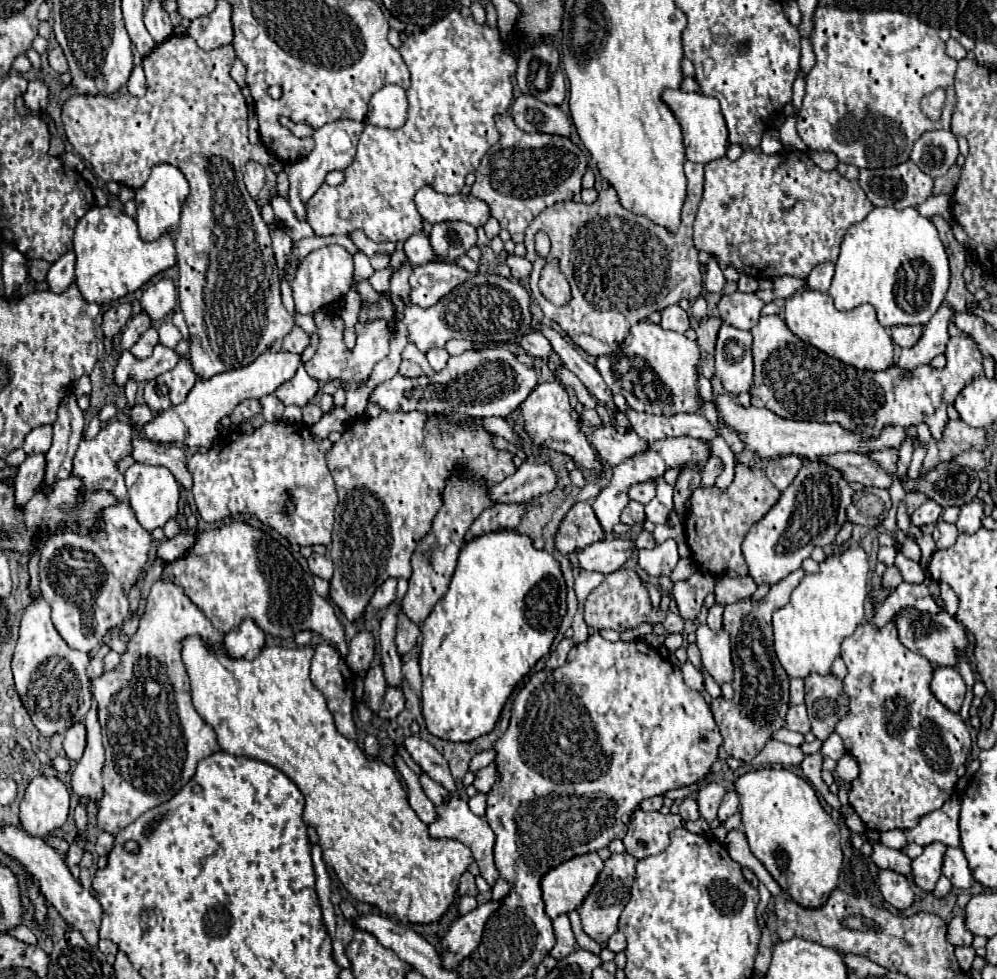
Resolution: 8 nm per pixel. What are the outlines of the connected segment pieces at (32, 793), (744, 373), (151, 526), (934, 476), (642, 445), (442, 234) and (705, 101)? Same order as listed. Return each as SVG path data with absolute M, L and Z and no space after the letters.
M37 776L29 782L19 808L21 826L43 838L67 822L69 790L55 776Z
M723 324L717 338L717 354L715 354L717 380L721 380L725 392L739 396L741 392L749 392L753 384L753 358L751 358L751 332L735 330L733 326Z
M135 462L127 472L125 472L125 486L127 486L127 494L129 494L129 504L135 512L137 522L147 530L155 530L155 528L163 528L167 520L175 518L179 512L179 484L175 480L175 476L163 468L163 466L143 466L139 462Z
M955 460L943 462L937 468L925 470L919 478L903 478L905 492L921 492L943 508L965 506L979 492L979 476Z
M597 404L595 410L603 418L603 426L599 426L599 430L593 432L591 442L603 460L617 466L627 458L641 454L649 448L649 442L639 438L635 432L619 434L611 424L611 410L605 404Z
M439 222L433 224L429 240L435 260L455 264L463 254L467 254L469 248L477 244L477 232L467 222Z
M667 90L667 92L663 92L663 100L673 110L673 114L677 116L677 120L683 128L687 160L707 164L711 160L717 160L717 158L725 156L725 152L729 148L729 134L727 134L725 118L721 114L717 98L697 94L697 92L689 94L689 92L683 92L683 90Z

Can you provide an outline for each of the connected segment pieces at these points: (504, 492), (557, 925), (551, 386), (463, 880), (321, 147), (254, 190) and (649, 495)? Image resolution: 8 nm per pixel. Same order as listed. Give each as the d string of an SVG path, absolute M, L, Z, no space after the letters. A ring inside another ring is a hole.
M523 462L513 476L507 476L503 482L491 486L487 496L499 504L519 504L535 498L535 494L545 494L555 488L555 472L549 464L531 464Z
M561 914L559 918L553 920L553 928L555 928L557 944L553 946L553 950L549 954L553 958L561 960L561 958L569 956L577 948L577 942L575 942L575 936L573 936L573 930L571 930L571 924L569 924L569 918L565 914Z
M543 382L537 384L531 394L519 404L519 412L521 412L521 428L529 434L531 442L535 446L547 446L555 452L561 452L565 456L569 456L577 466L587 468L587 470L597 470L597 458L595 458L595 450L589 444L587 436L583 432L579 432L579 422L571 418L571 406L569 406L569 396L563 390L563 386L559 386L559 382Z
M464 873L460 878L457 894L460 896L477 896L478 889L475 884L475 878L470 873Z
M339 120L339 122L331 122L331 124L323 126L323 128L319 128L313 134L313 138L315 138L313 152L307 158L303 158L303 160L291 164L289 168L285 168L285 172L289 176L289 204L291 204L291 208L293 208L293 212L295 212L295 216L299 220L305 220L305 216L307 216L305 204L321 188L321 184L325 182L327 172L331 172L331 170L345 170L353 162L355 148L357 148L359 136L363 132L363 126L365 126L363 122Z
M247 162L245 168L245 186L249 194L257 200L259 190L265 186L265 168L259 162Z
M651 482L633 484L633 486L629 486L627 496L629 496L631 500L637 500L637 502L641 502L641 504L647 504L649 500L655 498L655 486L653 486Z

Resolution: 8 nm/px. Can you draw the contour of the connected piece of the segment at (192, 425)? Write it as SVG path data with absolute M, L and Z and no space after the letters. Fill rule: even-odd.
M283 350L275 354L265 352L245 368L231 370L227 374L217 374L207 382L197 380L181 404L155 414L153 420L137 432L137 436L143 440L161 442L161 444L177 442L189 448L211 448L213 442L217 440L217 434L219 434L217 426L223 416L229 416L233 408L247 398L263 398L267 394L273 394L283 382L295 376L295 370L299 368L299 364L301 364L301 356L297 354L287 354Z

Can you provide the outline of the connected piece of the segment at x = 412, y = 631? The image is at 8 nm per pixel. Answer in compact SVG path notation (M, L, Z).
M401 612L399 614L399 626L397 626L397 638L395 638L401 656L407 654L415 646L417 636L419 636L419 628Z

